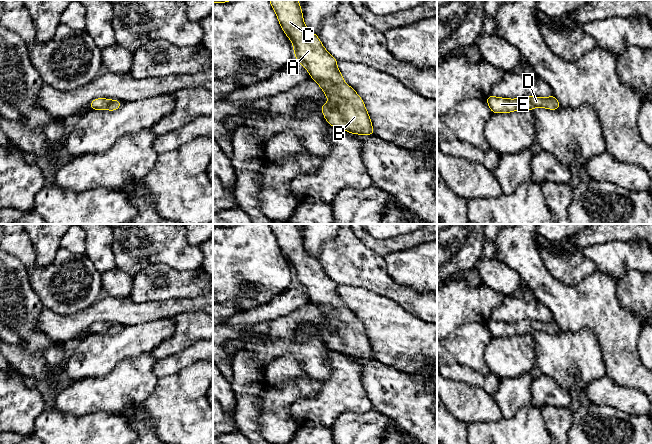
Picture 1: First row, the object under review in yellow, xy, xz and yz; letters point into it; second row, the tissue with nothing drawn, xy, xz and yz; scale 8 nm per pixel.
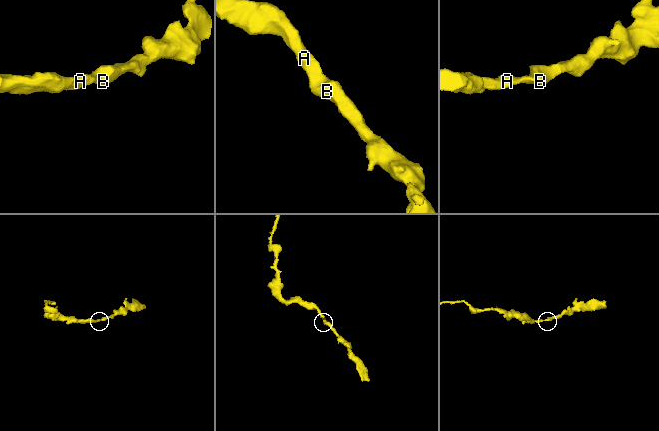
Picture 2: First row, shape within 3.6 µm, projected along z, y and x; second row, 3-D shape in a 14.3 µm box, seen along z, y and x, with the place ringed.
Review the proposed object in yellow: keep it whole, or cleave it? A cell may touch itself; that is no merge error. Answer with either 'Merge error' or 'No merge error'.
No merge error

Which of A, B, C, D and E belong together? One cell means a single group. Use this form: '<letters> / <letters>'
A B C D E

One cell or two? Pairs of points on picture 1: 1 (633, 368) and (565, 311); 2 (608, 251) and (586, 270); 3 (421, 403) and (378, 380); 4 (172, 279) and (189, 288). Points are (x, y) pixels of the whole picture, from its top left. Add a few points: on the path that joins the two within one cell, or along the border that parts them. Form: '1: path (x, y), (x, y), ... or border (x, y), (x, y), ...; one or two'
1: path (619, 349), (584, 312); one
2: border (573, 250), (578, 250), (590, 259), (597, 270); two
3: path (410, 400), (402, 392), (389, 387); one
4: path (176, 283), (185, 284); one

